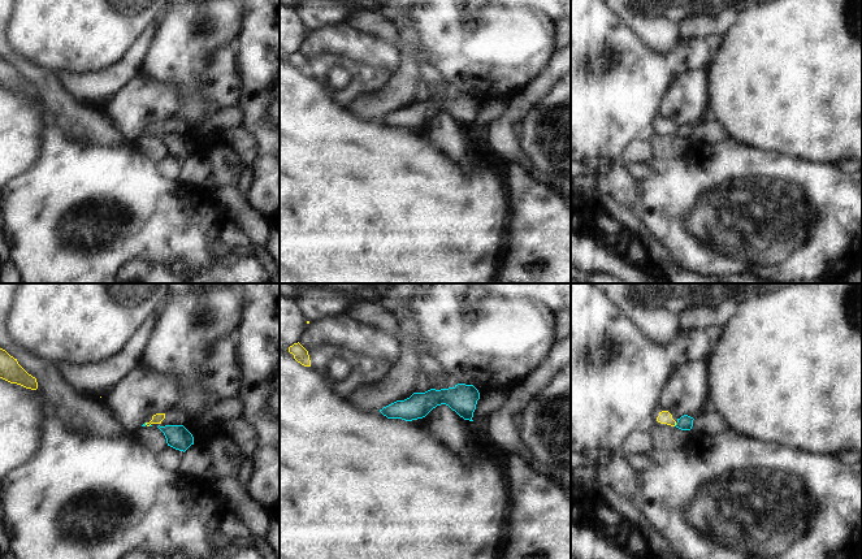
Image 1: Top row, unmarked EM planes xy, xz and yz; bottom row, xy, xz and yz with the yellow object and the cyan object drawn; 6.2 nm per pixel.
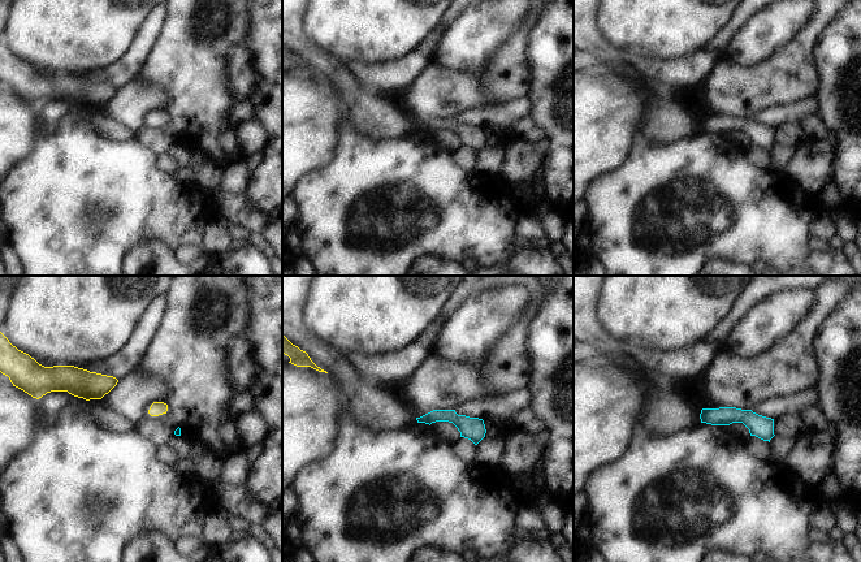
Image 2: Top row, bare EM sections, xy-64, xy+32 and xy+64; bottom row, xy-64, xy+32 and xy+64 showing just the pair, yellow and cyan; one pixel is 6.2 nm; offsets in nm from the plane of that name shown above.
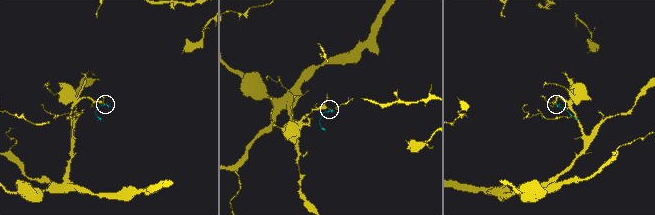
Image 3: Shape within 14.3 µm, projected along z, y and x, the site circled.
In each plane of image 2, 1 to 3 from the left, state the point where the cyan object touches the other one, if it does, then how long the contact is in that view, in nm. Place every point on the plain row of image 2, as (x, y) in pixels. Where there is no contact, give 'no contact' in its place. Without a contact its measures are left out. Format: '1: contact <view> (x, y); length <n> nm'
1: no contact
2: no contact
3: no contact

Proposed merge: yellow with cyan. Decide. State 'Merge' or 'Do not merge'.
Do not merge

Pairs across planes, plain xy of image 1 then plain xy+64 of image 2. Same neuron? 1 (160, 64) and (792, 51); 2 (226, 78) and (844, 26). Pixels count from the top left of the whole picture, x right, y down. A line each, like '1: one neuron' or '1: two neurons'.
1: two neurons
2: two neurons

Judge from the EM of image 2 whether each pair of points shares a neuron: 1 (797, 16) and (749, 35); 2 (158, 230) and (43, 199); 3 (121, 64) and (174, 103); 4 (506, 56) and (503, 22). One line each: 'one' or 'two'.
1: one
2: one
3: two
4: two

